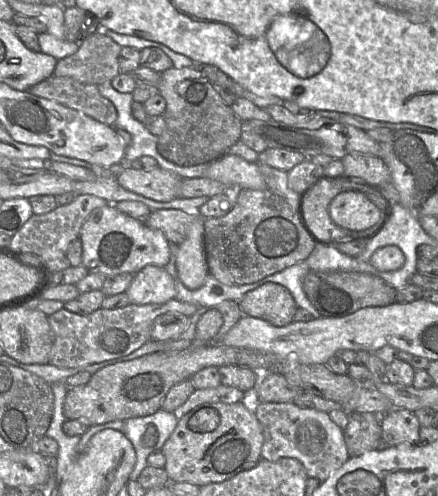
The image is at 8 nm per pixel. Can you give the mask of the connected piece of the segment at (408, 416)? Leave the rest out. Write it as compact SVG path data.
M392 408L381 422L382 443L395 446L402 443L420 444L420 423L415 414L407 409Z

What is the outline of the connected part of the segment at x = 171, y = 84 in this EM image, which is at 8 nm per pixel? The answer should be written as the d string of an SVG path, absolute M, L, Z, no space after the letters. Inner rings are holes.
M172 67L164 71L158 92L166 100L166 128L158 137L158 152L168 161L178 166L210 164L241 140L243 121L224 103L220 90L197 67Z

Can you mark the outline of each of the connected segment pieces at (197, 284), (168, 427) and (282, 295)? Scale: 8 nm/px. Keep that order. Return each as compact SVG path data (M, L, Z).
M197 216L186 239L179 244L176 257L178 277L191 290L200 288L209 274L204 242L204 220L203 217Z
M159 409L157 412L142 417L122 420L125 423L124 434L132 443L136 462L129 480L137 480L147 465L147 457L162 446L174 431L178 419L173 412Z
M267 282L246 292L239 301L243 315L282 327L294 320L298 308L290 291L281 284Z

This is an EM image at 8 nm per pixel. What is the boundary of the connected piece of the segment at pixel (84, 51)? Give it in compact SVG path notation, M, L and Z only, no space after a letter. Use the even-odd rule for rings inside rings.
M93 33L79 43L76 53L57 61L53 75L84 84L111 82L121 73L118 63L121 49L107 35Z

